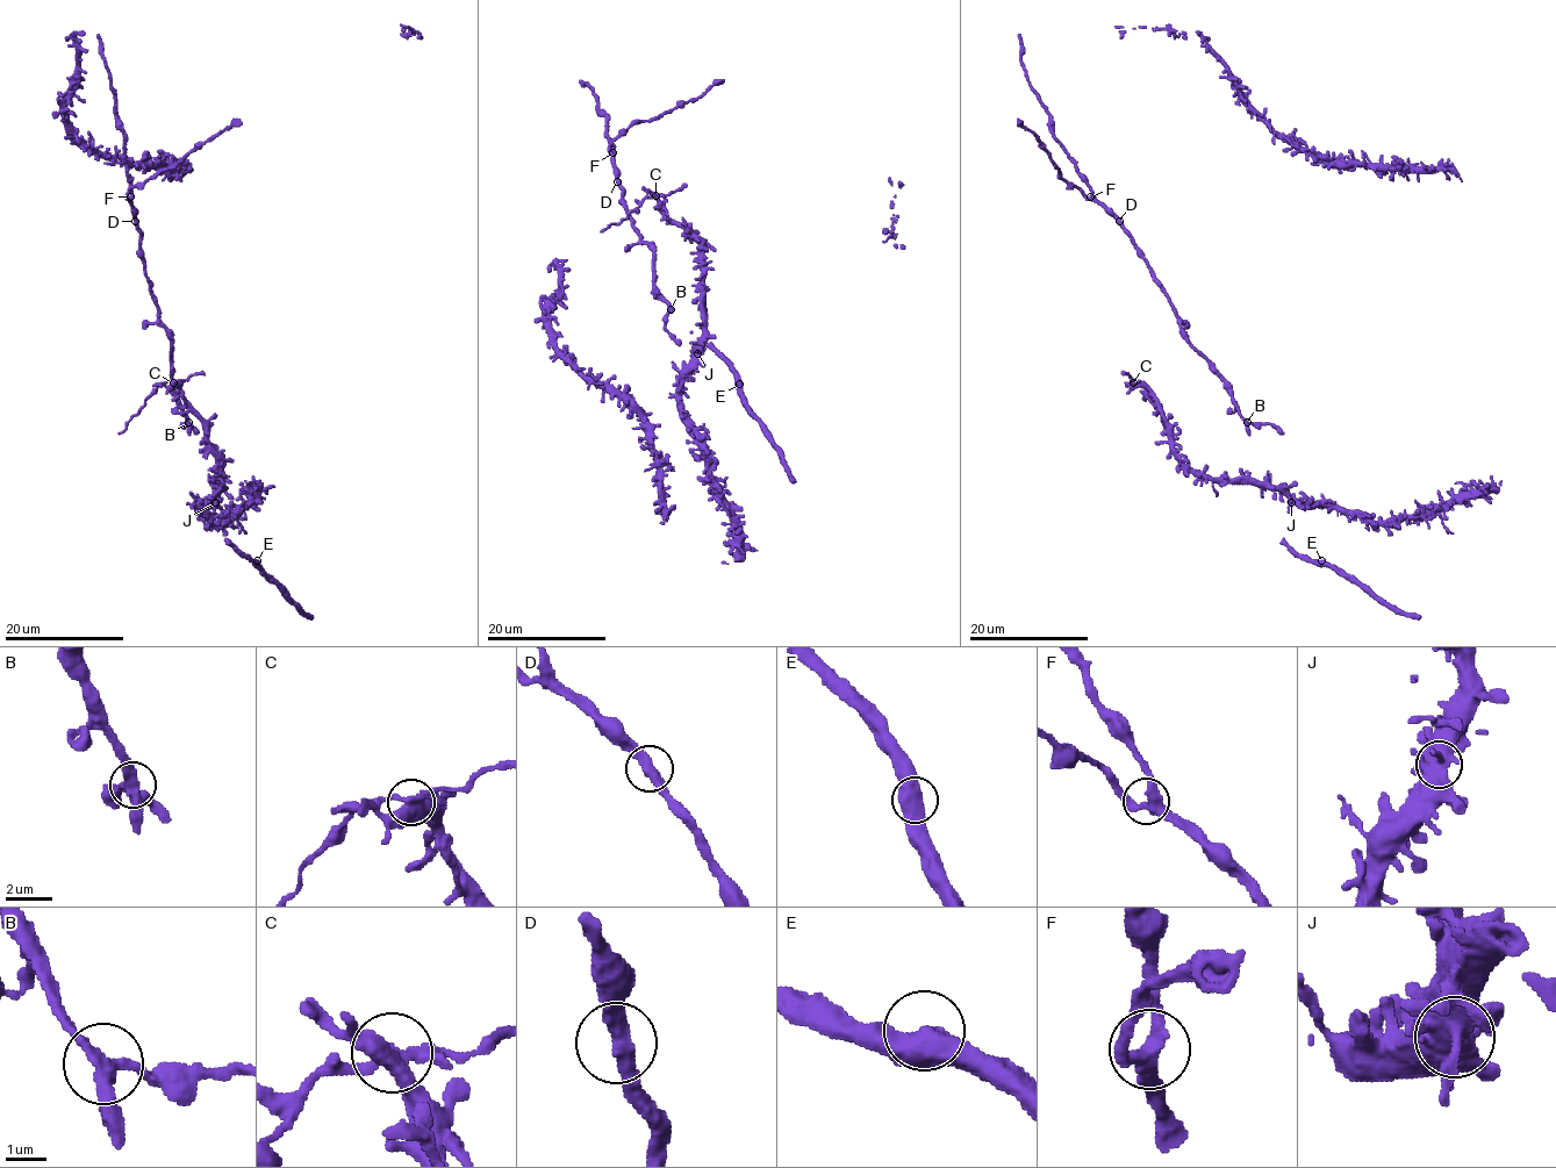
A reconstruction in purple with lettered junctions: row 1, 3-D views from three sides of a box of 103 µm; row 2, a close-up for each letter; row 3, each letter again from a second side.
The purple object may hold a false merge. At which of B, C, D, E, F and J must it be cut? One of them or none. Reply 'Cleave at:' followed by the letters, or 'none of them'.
Cleave at: C

